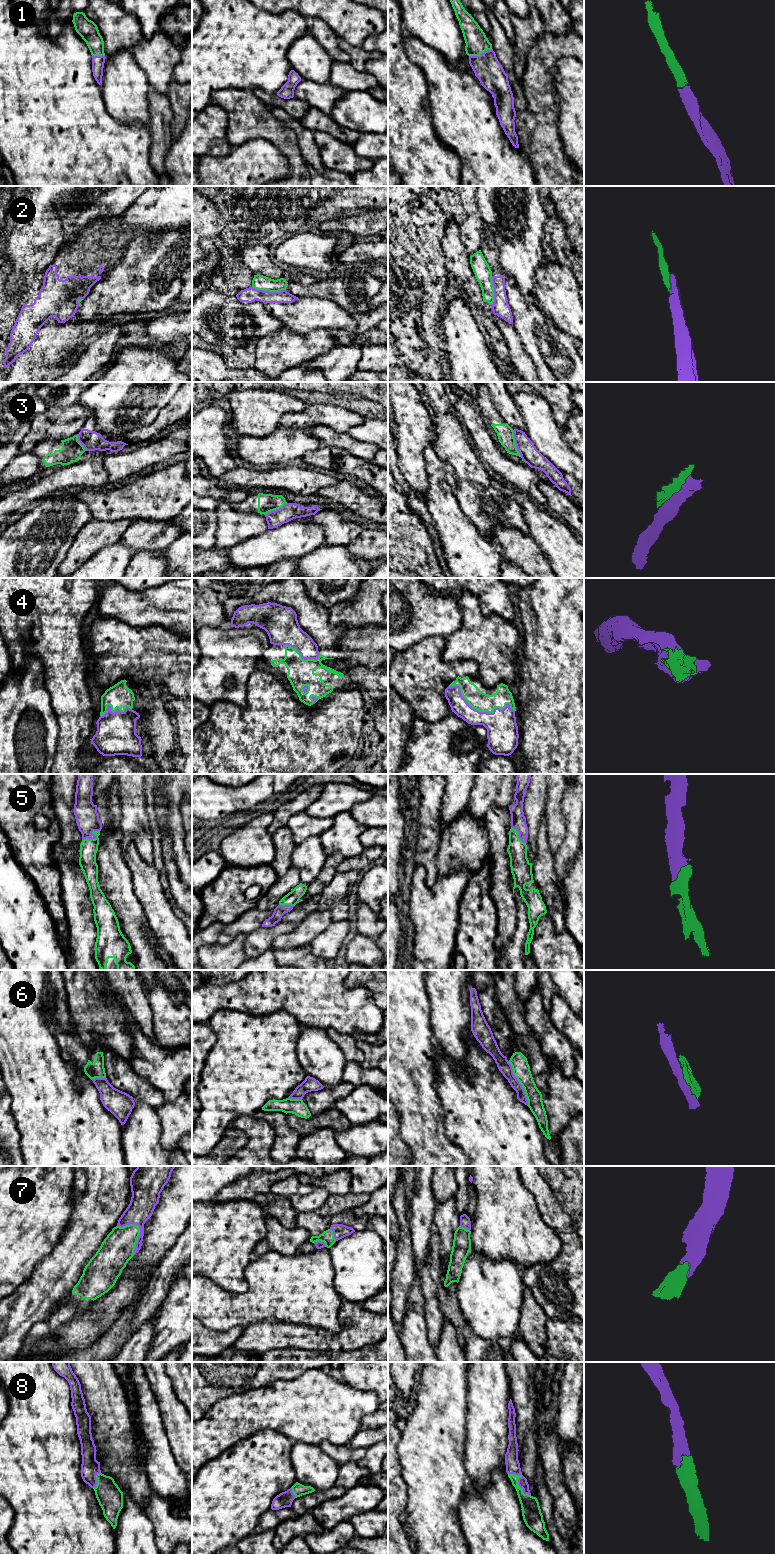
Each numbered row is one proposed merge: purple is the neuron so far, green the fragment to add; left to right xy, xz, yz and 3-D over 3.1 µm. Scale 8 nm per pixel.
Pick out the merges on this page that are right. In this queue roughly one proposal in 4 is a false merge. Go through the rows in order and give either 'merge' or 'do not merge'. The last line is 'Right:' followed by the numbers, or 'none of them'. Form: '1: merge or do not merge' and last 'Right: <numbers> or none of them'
1: merge
2: do not merge
3: do not merge
4: merge
5: merge
6: do not merge
7: merge
8: merge
Right: 1, 4, 5, 7, 8

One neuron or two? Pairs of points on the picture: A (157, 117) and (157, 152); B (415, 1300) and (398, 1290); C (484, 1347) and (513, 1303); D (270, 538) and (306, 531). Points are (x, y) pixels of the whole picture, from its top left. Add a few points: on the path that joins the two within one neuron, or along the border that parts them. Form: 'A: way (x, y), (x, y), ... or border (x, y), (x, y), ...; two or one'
A: way (158, 126), (158, 143); one
B: border (415, 1281), (408, 1294), (407, 1311), (402, 1319); two
C: border (470, 1326), (477, 1335), (492, 1342); two
D: way (279, 538), (297, 537); one

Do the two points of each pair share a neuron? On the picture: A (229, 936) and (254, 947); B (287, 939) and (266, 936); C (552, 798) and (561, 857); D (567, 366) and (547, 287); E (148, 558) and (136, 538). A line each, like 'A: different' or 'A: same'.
A: different
B: different
C: different
D: different
E: different

